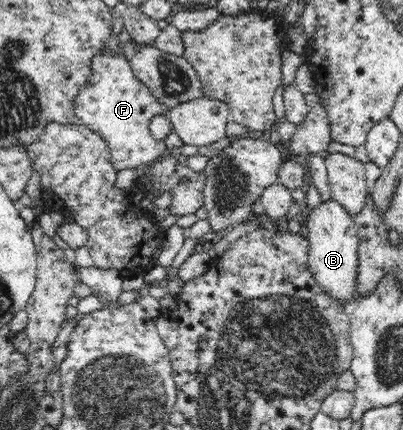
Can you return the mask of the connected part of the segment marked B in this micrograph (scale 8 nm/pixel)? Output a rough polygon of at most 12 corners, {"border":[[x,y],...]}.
{"border":[[331,200],[307,220],[308,267],[341,304],[359,298],[359,237]]}

